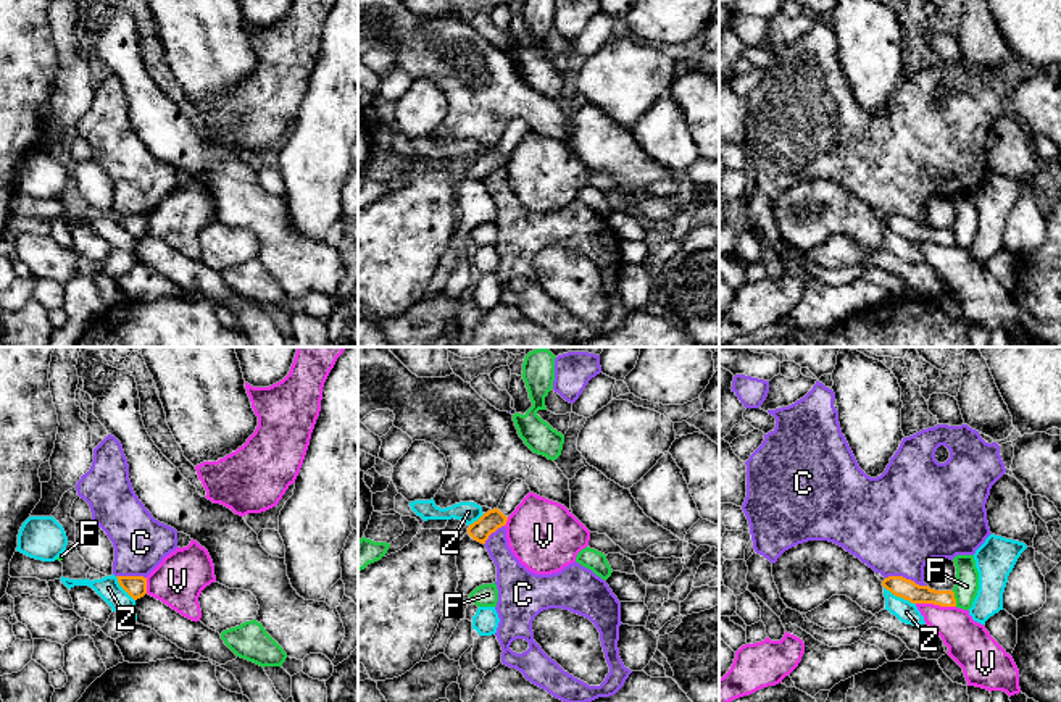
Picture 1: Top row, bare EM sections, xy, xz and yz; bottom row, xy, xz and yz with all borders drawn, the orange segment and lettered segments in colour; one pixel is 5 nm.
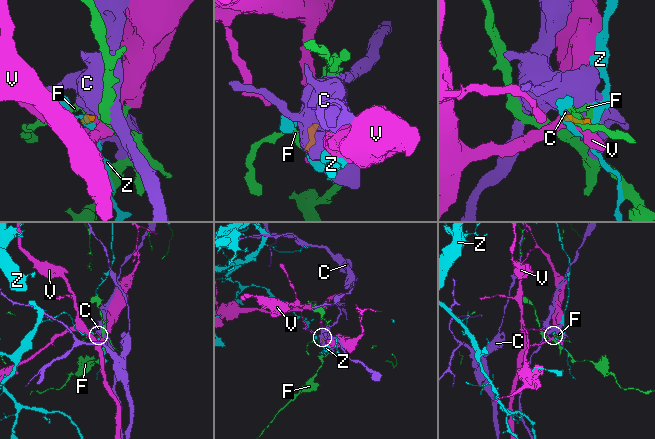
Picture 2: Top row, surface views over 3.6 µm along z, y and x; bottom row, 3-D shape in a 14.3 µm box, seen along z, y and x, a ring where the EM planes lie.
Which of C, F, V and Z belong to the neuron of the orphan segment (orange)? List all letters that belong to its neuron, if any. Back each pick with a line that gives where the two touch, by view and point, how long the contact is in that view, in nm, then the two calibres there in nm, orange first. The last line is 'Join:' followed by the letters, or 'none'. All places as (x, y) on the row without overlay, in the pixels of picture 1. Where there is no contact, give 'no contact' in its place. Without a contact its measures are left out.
Join: none

